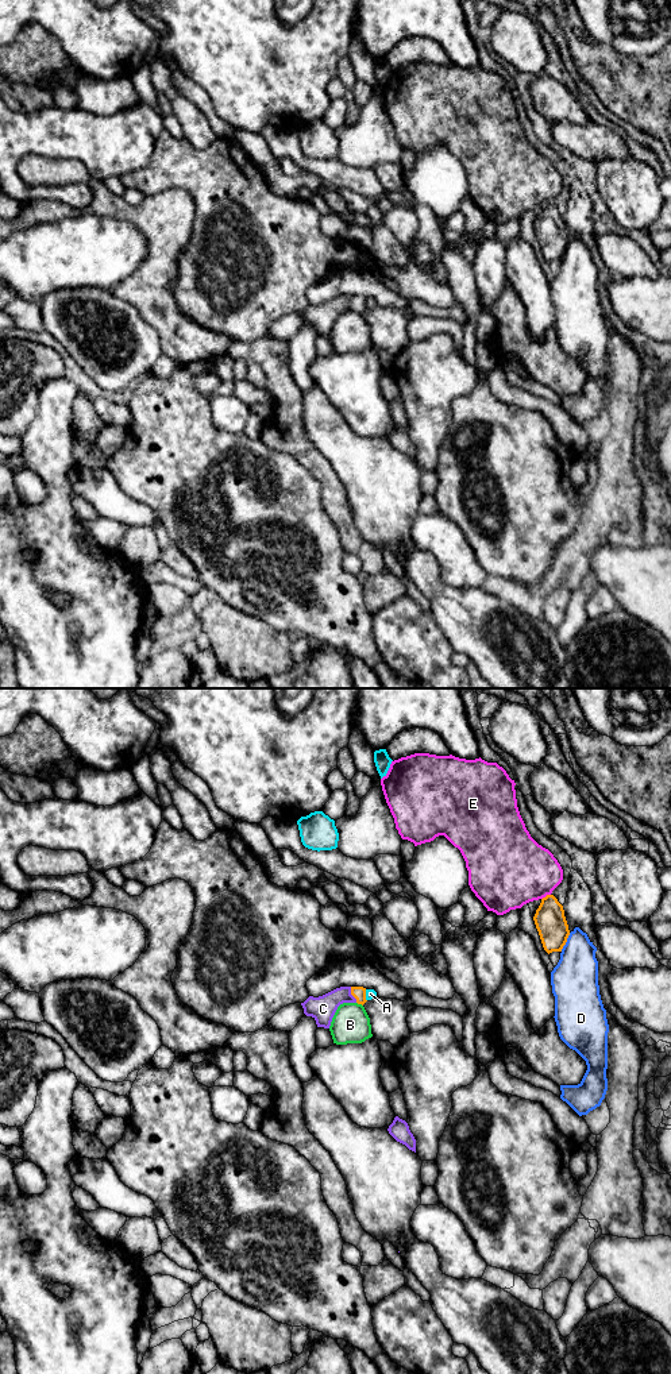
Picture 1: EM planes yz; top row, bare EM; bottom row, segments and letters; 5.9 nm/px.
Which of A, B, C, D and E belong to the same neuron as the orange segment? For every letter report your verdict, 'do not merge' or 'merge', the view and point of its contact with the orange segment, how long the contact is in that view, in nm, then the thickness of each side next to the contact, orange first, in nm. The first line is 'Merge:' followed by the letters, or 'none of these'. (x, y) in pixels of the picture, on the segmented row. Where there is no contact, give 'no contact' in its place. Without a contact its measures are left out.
Merge: C
A: do not merge; contact yz (365, 995); length 70 nm; calibres 80 and 60 nm
B: do not merge; contact yz (359, 1003); length 50 nm; calibres 80 and 220 nm
C: merge; contact yz (351, 994); length 100 nm; calibres 80 and 150 nm
D: do not merge; contact yz (566, 941); length 130 nm; calibres 180 and 280 nm
E: do not merge; contact yz (547, 895); length 70 nm; calibres 180 and 420 nm

